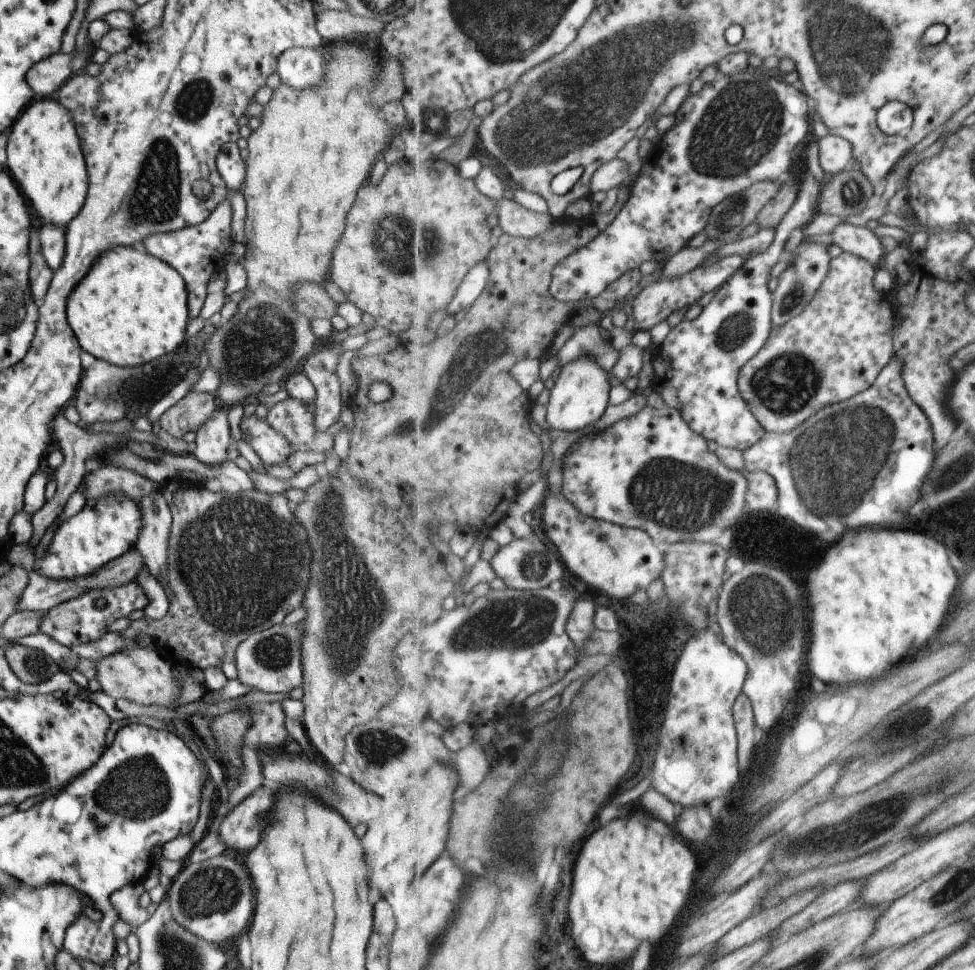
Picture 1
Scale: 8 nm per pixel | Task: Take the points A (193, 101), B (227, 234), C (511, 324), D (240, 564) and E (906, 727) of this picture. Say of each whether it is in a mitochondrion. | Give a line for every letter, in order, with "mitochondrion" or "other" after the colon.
A: mitochondrion
B: other
C: mitochondrion
D: mitochondrion
E: mitochondrion

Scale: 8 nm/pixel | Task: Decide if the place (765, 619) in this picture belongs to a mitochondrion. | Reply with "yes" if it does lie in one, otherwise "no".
yes

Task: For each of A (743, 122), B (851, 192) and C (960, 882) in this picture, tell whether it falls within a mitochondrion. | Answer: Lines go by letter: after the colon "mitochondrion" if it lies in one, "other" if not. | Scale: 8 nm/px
A: mitochondrion
B: mitochondrion
C: mitochondrion

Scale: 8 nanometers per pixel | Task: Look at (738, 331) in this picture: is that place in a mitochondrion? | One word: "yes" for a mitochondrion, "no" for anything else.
yes

